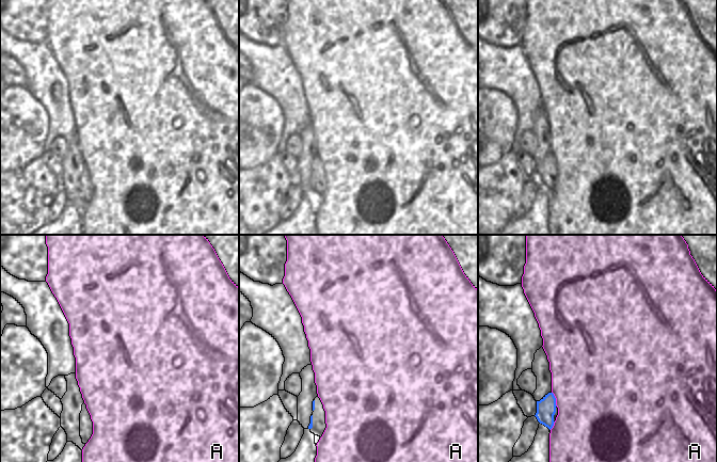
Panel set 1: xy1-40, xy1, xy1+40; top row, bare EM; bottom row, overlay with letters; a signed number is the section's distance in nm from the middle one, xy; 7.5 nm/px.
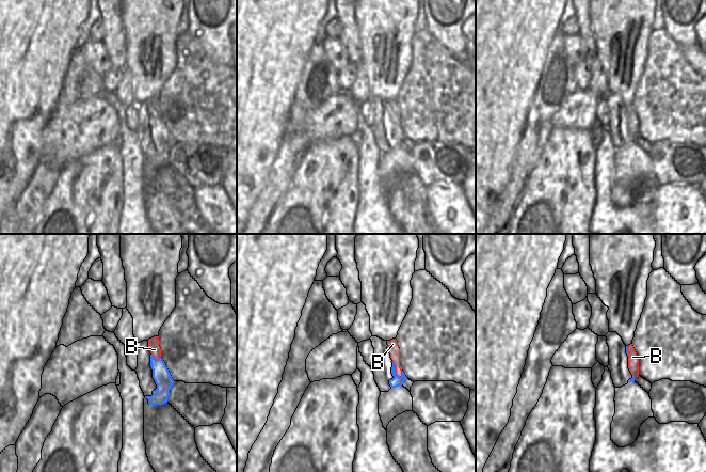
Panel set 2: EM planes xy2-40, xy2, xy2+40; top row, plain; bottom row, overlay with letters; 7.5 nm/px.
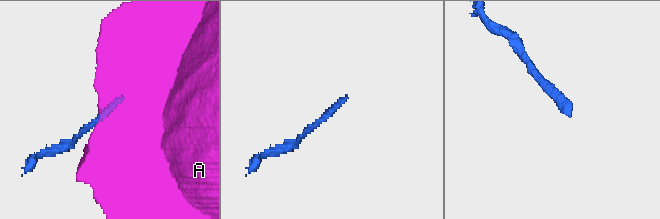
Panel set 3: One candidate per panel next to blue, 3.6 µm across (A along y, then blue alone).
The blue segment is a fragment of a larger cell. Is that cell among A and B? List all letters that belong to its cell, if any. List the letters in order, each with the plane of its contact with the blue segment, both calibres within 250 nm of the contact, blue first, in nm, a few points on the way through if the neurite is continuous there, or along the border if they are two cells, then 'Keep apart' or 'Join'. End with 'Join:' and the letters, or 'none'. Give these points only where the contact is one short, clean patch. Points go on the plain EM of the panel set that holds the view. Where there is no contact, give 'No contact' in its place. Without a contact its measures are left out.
A: Touches blue in xy1+40. Thickness 140 nm (blue) against 500 nm. Keep apart
B: Touches blue in xy2. Thickness 80 nm (blue) against 80 nm. Boundary: xy2 (391, 122), (395, 126), (395, 132), (400, 138). Keep apart
Join: none

